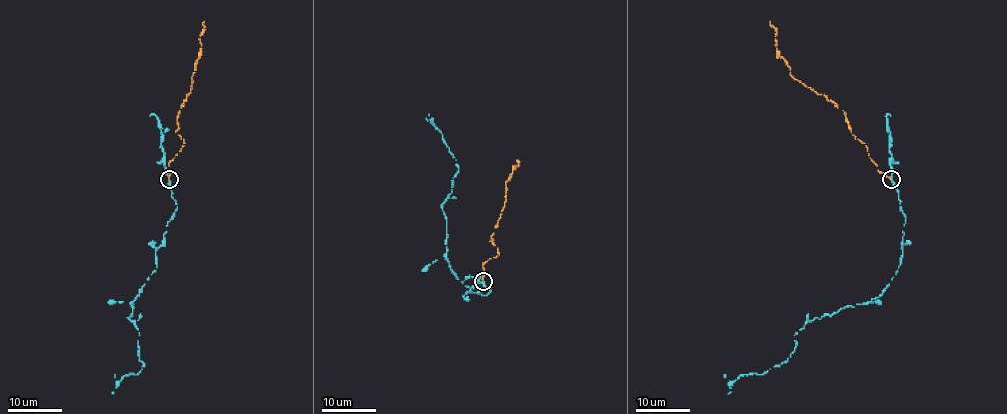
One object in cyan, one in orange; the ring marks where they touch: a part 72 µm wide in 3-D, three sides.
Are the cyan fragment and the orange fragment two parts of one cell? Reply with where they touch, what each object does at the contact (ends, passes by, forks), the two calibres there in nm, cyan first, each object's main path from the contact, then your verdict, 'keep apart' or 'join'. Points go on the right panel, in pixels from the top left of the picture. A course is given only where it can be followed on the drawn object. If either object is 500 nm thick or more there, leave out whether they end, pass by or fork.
place (891, 179); cyan passes by; orange ends; calibres 260 and 240 nm; course cyan (892, 179), (905, 219), (885, 290), (814, 317), (762, 374), (724, 374); course orange (892, 179), (881, 173), (867, 147), (851, 132), (844, 112), (790, 74), (777, 50), (777, 31), (770, 21); keep apart

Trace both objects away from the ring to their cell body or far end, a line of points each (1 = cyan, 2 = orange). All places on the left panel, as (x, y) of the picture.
1: (169, 179), (177, 209), (128, 317), (144, 365), (119, 382), (115, 374)
2: (169, 179), (169, 163), (185, 143), (175, 132), (178, 112), (190, 93), (204, 21)

